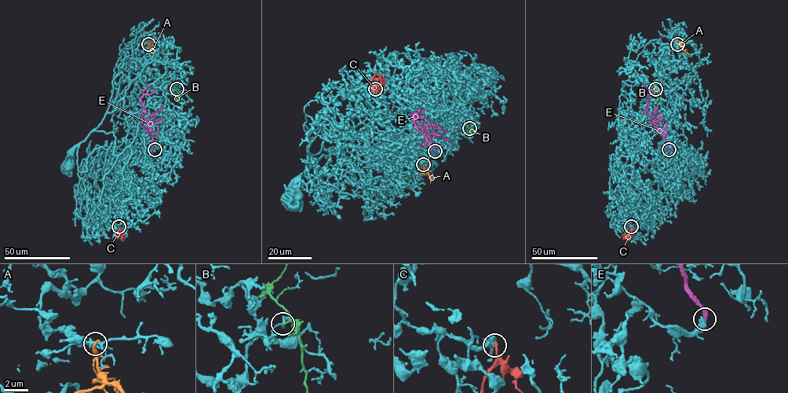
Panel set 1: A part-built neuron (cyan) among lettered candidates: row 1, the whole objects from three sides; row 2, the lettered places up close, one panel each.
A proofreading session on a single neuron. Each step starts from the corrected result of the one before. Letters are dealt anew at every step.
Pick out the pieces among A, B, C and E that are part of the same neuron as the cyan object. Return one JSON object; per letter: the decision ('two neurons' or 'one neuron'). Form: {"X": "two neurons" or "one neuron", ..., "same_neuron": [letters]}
{"A": "two neurons", "B": "two neurons", "C": "two neurons", "E": "two neurons", "same_neuron": []}

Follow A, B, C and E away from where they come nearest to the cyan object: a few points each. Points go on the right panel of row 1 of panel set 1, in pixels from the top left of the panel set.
A: (677, 44), (688, 54)
B: (655, 89), (657, 101)
C: (631, 227), (632, 235), (625, 234), (629, 237), (627, 240)
E: (669, 149), (663, 136), (647, 113), (648, 94), (656, 89)

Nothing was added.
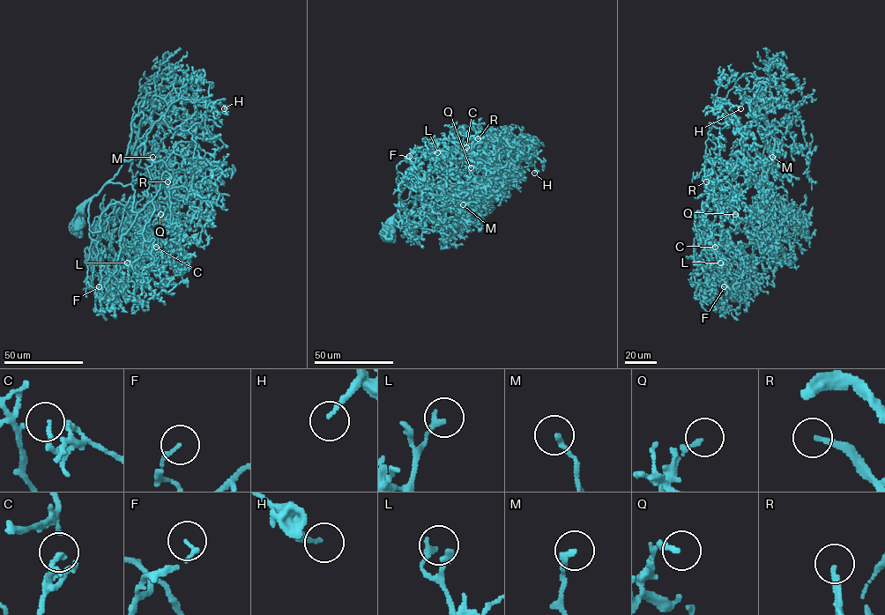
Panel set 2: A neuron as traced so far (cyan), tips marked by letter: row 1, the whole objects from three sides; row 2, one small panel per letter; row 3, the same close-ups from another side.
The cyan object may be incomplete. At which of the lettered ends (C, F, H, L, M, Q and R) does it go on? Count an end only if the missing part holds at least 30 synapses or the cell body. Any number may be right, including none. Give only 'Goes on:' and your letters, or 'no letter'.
Goes on: no letter

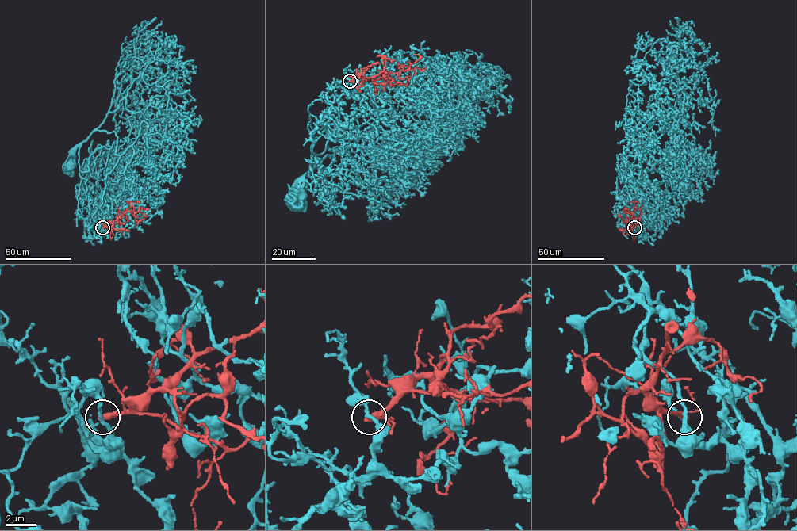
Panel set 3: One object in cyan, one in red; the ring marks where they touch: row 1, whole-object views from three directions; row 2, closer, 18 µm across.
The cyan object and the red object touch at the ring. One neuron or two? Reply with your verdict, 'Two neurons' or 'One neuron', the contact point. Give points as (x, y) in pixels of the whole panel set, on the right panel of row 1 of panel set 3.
Two neurons. Place: (634, 227)

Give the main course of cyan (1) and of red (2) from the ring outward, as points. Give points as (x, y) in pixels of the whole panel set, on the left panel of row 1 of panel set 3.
1: (102, 227), (93, 238), (76, 215), (86, 158), (89, 170), (79, 169), (81, 145), (70, 165)
2: (102, 227), (126, 212), (133, 211), (138, 221), (145, 217), (141, 215)

